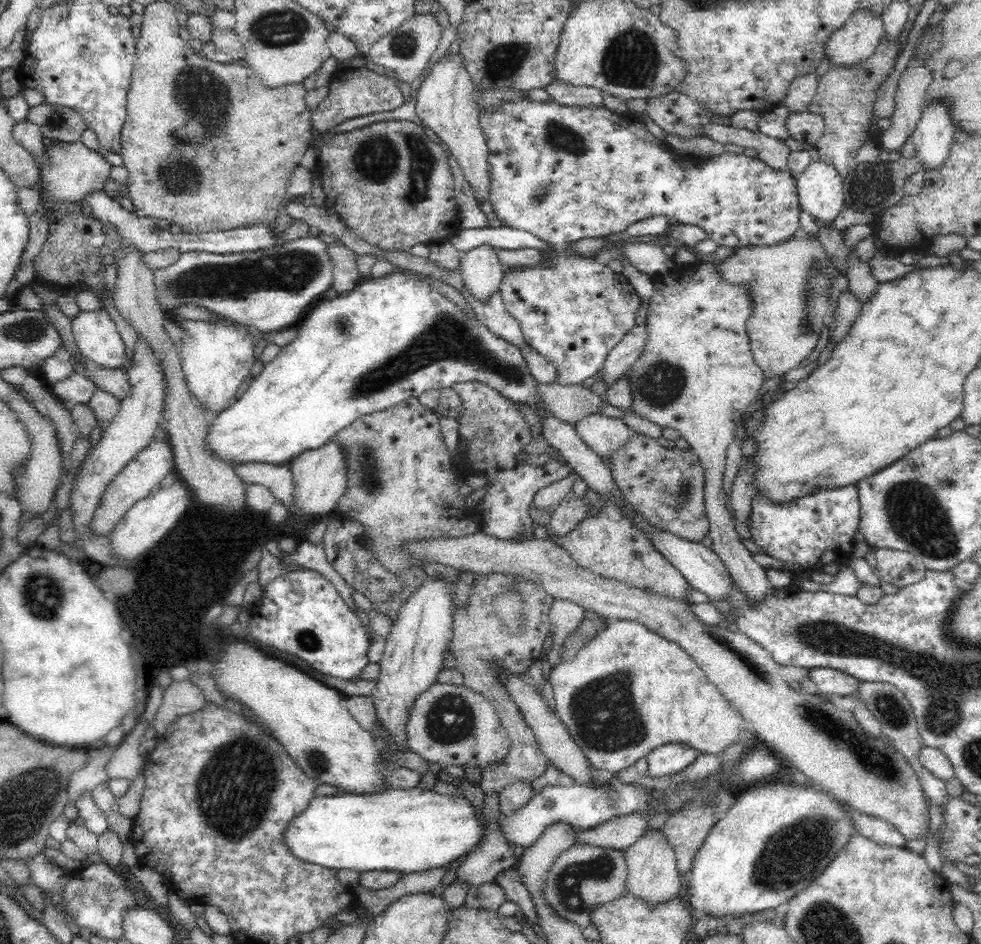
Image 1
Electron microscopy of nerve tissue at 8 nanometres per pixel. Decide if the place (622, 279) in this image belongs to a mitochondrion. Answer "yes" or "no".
no

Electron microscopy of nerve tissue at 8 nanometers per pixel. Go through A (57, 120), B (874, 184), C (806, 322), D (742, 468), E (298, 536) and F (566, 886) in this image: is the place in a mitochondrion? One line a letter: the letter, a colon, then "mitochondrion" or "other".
A: mitochondrion
B: mitochondrion
C: mitochondrion
D: other
E: other
F: mitochondrion

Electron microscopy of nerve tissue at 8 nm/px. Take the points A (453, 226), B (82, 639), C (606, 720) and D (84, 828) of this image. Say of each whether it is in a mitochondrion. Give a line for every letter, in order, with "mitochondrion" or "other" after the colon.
A: other
B: other
C: mitochondrion
D: other

